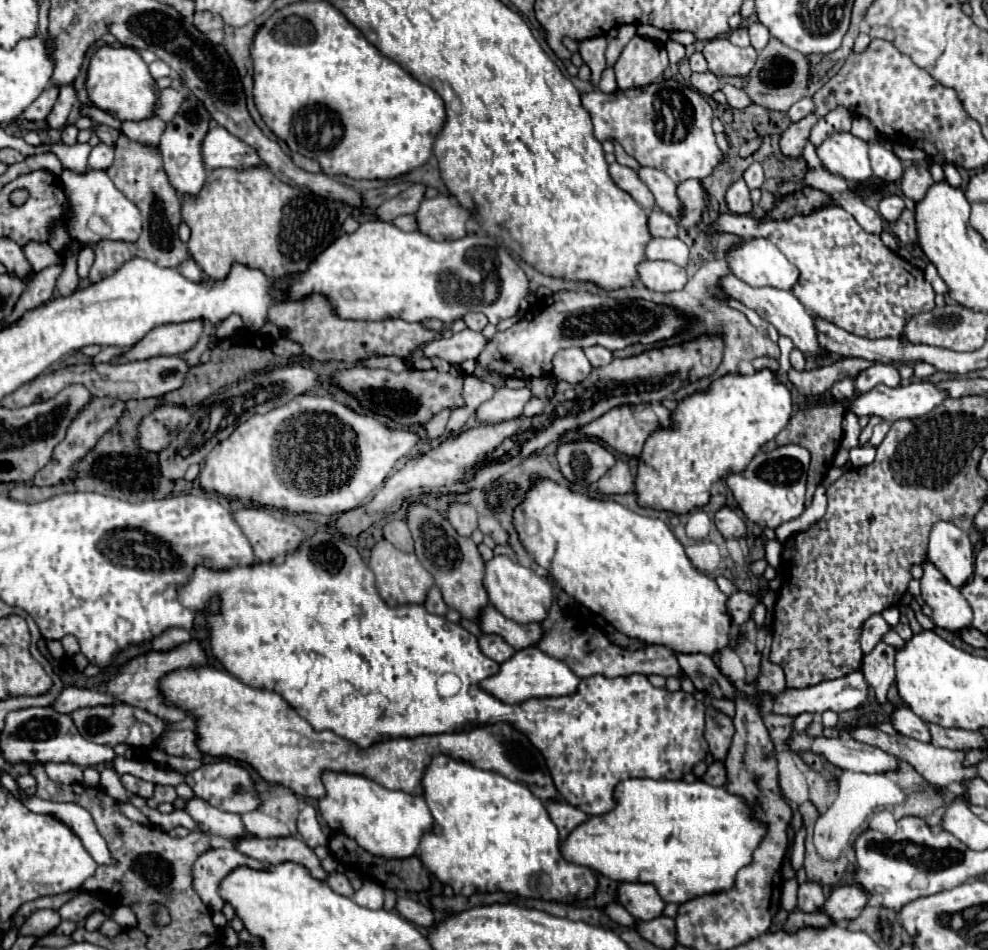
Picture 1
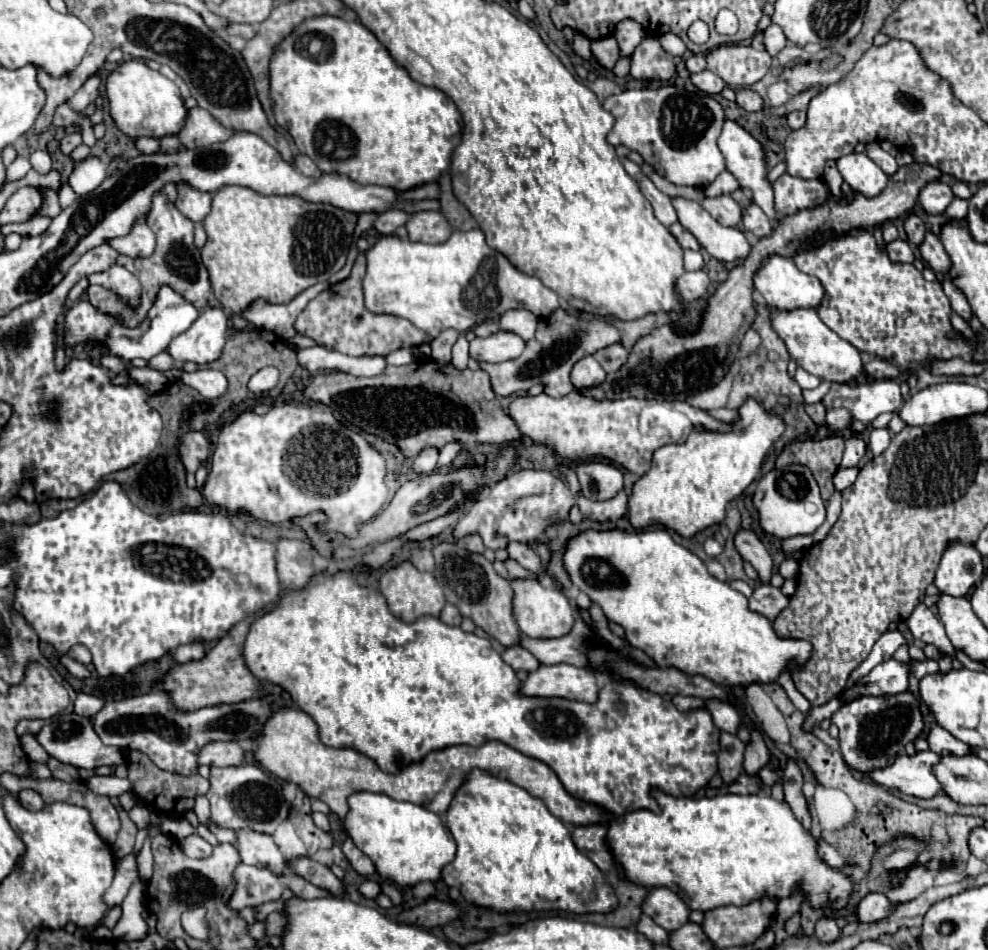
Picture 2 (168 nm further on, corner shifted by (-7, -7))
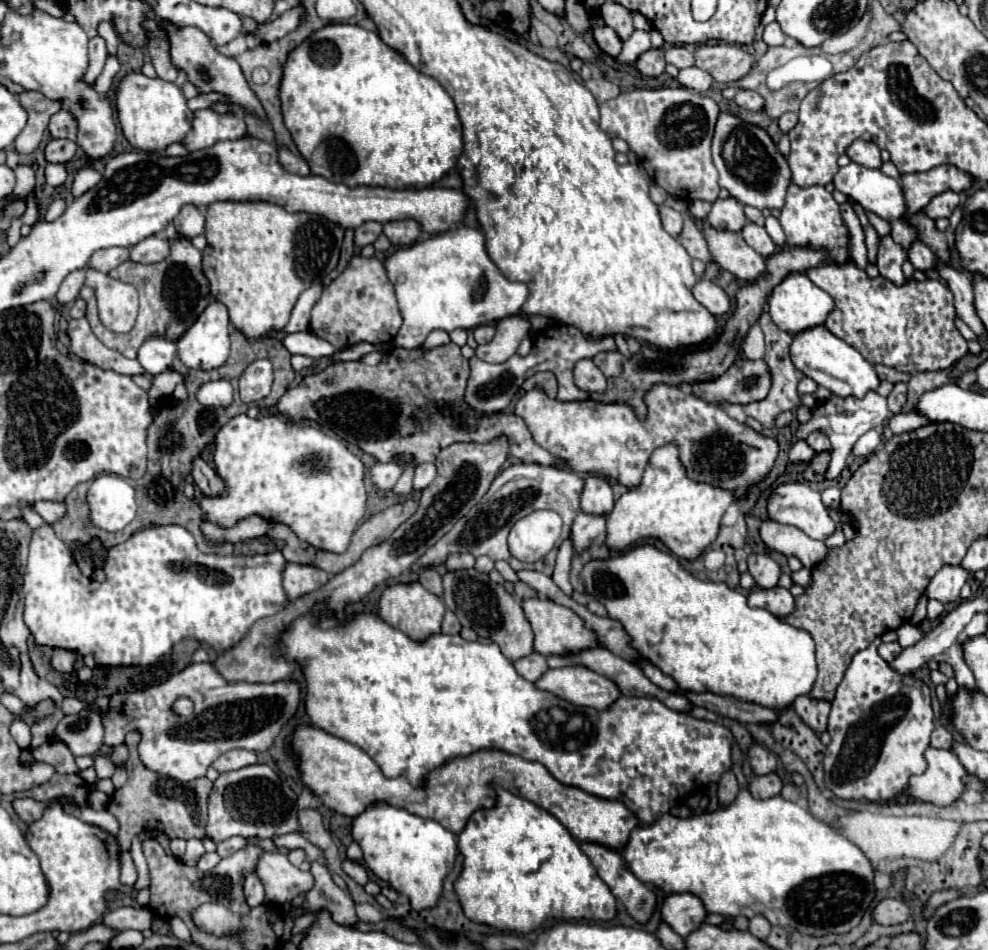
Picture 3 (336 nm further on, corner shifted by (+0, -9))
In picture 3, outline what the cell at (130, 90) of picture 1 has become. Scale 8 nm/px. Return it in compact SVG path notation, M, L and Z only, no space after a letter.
M129 73L117 87L117 113L127 141L143 151L165 151L171 143L183 143L191 131L187 117L187 99L183 91L159 77L149 79L143 73Z

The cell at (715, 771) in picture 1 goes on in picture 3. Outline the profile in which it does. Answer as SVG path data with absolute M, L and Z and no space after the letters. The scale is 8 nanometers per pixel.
M777 773L755 777L749 783L749 791L751 791L751 795L755 795L755 799L775 797L775 795L781 793L781 787L783 787L783 781L781 781L781 777Z

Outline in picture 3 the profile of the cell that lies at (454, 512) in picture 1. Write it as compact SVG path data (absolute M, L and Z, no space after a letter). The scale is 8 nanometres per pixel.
M455 553L455 555L449 555L445 567L447 567L447 571L457 571L457 569L471 569L473 563L475 563L475 557L473 555Z

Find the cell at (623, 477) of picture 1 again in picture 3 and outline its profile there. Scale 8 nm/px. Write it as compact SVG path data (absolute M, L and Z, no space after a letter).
M583 511L575 517L571 527L571 543L575 553L583 553L591 547L591 543L605 533L605 517L585 515Z

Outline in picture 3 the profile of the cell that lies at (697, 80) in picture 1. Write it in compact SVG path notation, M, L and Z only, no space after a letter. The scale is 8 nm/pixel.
M687 67L687 69L681 69L679 75L677 75L677 81L687 87L687 89L693 89L693 91L699 91L699 93L705 93L711 89L713 85L713 79L707 71L699 69L699 67Z

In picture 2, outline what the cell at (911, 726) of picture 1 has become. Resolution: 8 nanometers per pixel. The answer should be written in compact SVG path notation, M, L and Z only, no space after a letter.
M932 727L926 741L930 745L930 751L940 753L940 755L968 755L970 753L970 747L966 743L958 741L942 727Z

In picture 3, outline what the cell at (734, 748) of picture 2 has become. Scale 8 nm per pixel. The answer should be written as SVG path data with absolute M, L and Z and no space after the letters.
M725 773L725 775L721 777L717 795L719 795L719 805L721 805L721 807L727 807L729 803L735 801L735 797L737 797L737 779L735 779L733 773Z

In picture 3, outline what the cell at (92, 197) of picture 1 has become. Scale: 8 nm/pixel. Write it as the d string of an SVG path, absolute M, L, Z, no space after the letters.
M153 235L143 239L141 243L137 243L131 249L131 261L143 263L143 265L151 265L151 263L159 263L163 261L171 251L169 239L161 237L161 235Z

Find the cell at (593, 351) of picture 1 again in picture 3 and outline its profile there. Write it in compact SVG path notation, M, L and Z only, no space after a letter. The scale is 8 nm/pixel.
M607 351L593 357L593 363L603 371L605 377L617 377L623 371L625 357L619 351Z

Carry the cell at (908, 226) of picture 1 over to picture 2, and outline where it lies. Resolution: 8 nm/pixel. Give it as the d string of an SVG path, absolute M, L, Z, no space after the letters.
M926 231L926 237L924 237L924 241L920 243L920 255L922 255L922 259L934 269L934 271L940 271L940 273L944 273L946 277L948 277L948 269L950 269L950 259L946 257L946 251L942 249L942 243L940 243L940 239L932 233L932 231Z

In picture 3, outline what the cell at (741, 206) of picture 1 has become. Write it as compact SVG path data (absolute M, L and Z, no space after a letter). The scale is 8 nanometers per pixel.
M747 223L747 227L743 227L741 235L747 241L747 245L753 247L763 259L767 259L767 257L777 253L777 245L771 241L771 237L767 235L765 227L759 227L755 223Z

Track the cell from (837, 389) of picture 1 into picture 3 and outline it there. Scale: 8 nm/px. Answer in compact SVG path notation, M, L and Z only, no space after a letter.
M811 433L807 439L807 445L815 451L815 453L823 453L823 451L829 451L831 445L827 443L827 437L825 435L819 435L819 433Z

